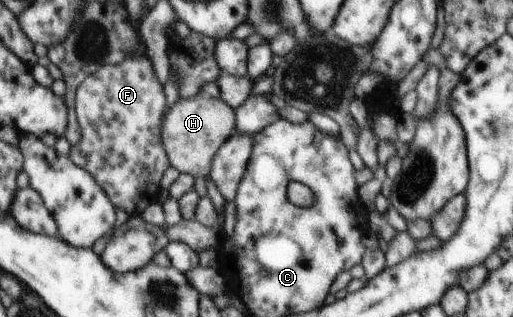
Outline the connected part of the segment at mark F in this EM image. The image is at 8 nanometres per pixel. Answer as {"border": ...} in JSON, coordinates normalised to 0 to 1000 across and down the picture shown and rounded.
{"border":[[[255,177],[224,208],[197,208],[189,230],[173,240],[148,287],[148,366],[158,442],[138,457],[136,505],[172,549],[205,599],[209,625],[251,685],[275,678],[296,640],[320,634],[312,571],[331,527],[316,461],[316,379],[324,353],[320,278],[306,246],[298,199],[285,177]]]}

